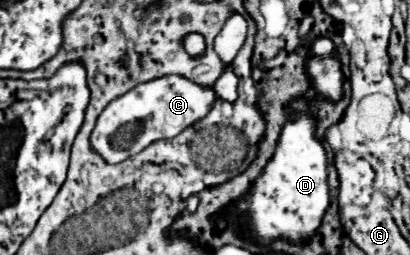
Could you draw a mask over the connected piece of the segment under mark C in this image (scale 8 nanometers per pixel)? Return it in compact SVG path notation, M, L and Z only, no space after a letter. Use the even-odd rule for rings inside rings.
M160 77L140 83L114 99L102 111L92 131L90 143L108 163L120 163L140 153L154 141L176 137L186 127L208 115L214 101L216 93L212 87L202 87L186 77Z

